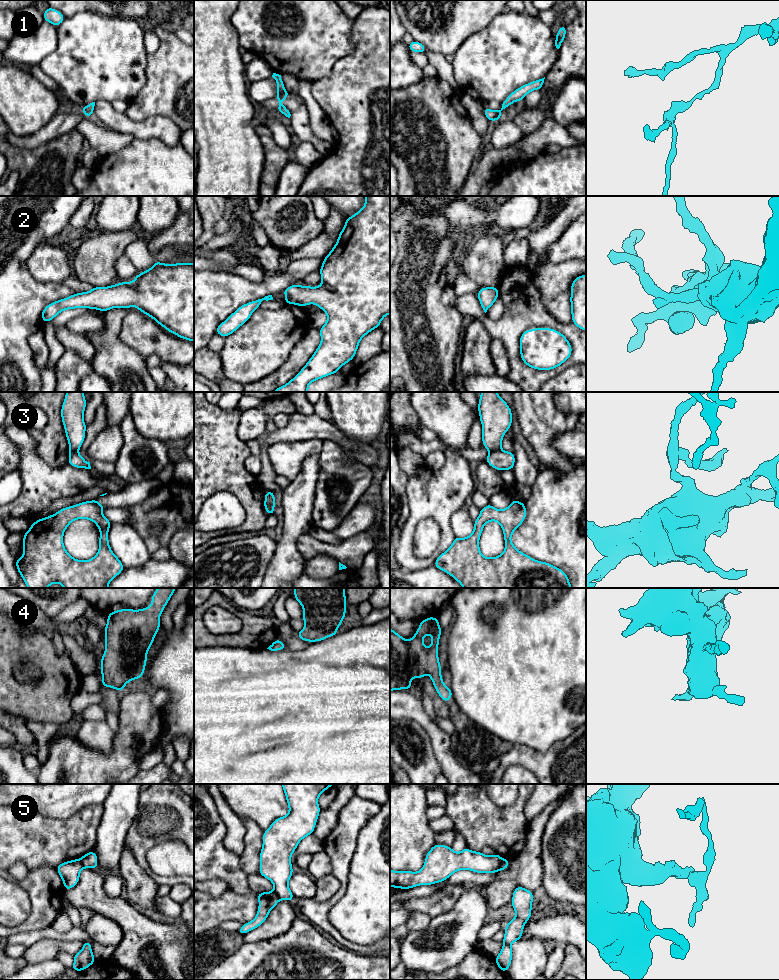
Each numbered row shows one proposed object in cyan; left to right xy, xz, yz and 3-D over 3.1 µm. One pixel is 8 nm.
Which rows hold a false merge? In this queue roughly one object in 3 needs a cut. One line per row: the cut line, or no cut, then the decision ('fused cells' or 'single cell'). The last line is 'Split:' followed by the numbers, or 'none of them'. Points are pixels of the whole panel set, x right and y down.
1: no cut | single cell
2: no cut | single cell
3: yz (500, 448), (489, 452) | fused cells
4: no cut | single cell
5: yz (505, 859), (498, 870) | fused cells
Split: 3, 5

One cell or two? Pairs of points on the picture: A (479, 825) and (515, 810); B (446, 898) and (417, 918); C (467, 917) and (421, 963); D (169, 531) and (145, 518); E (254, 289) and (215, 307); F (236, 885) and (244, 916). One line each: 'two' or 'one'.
A: one
B: two
C: one
D: one
E: one
F: two

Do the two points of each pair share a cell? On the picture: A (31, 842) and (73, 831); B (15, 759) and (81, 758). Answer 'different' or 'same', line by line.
A: same
B: different

